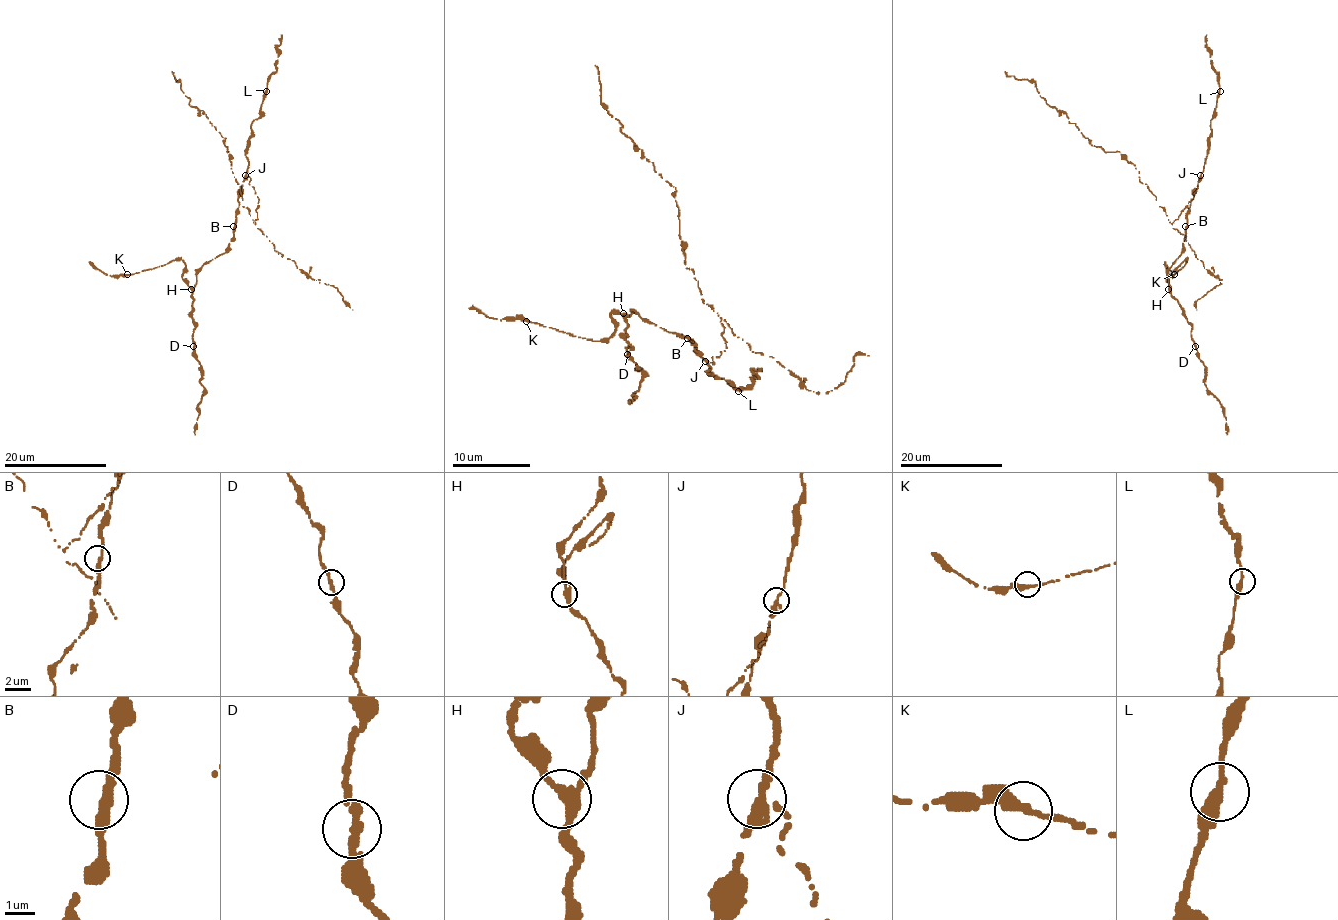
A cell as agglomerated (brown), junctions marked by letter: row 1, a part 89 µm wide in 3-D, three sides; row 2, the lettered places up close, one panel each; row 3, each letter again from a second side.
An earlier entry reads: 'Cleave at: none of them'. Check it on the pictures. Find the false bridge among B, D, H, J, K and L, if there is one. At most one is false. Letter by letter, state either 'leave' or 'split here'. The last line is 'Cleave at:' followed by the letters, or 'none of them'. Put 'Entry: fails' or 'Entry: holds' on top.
Entry: fails
B: leave
D: leave
H: leave
J: split here
K: leave
L: leave
Cleave at: J

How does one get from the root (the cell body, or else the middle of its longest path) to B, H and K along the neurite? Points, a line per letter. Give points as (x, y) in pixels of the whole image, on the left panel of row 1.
B: (254, 189), (247, 176), (242, 182), (238, 214), (233, 226)
H: (254, 189), (247, 176), (242, 182), (233, 238), (223, 253), (200, 269), (196, 284), (191, 289)
K: (254, 189), (247, 176), (233, 238), (223, 253), (200, 269), (193, 287), (182, 278), (182, 260), (127, 274)

